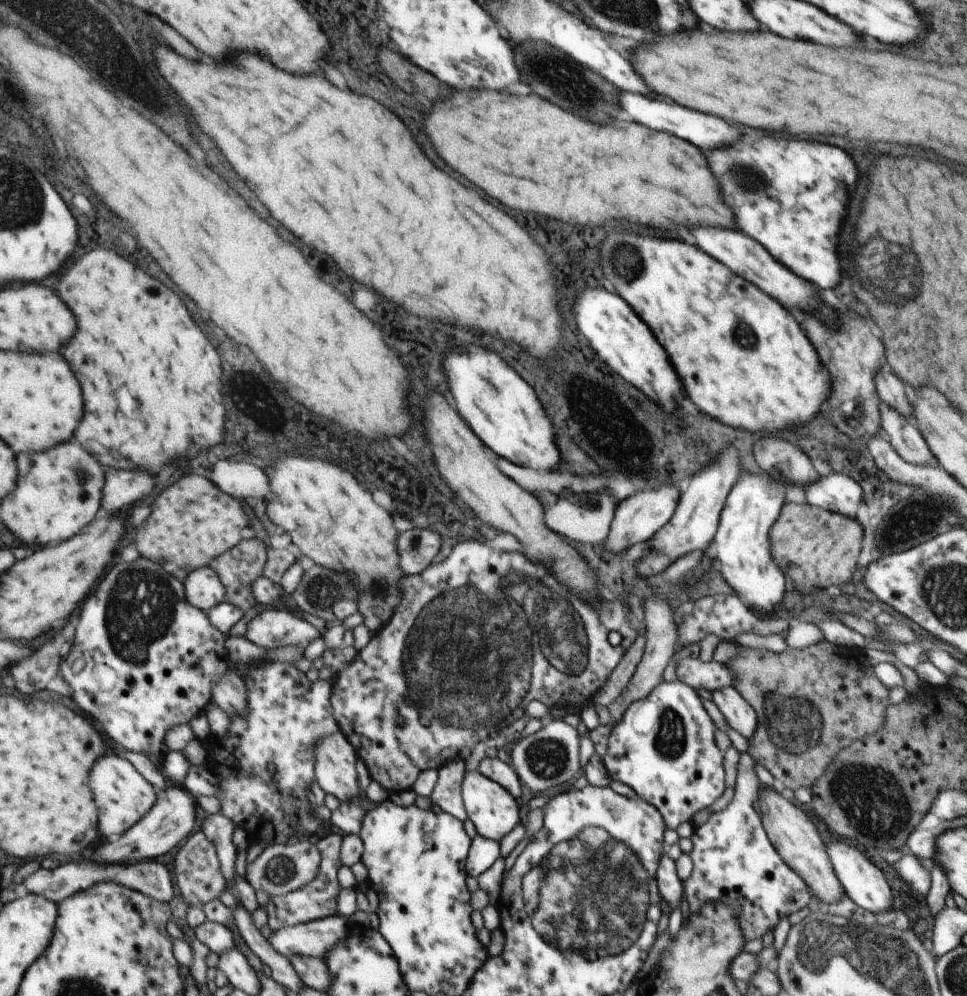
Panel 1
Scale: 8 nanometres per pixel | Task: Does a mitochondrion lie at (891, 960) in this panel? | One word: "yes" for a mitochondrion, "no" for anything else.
yes

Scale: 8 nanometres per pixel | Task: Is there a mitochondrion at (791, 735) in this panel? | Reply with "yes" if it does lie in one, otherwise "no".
yes

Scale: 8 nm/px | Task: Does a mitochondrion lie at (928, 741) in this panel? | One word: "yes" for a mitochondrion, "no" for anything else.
no

